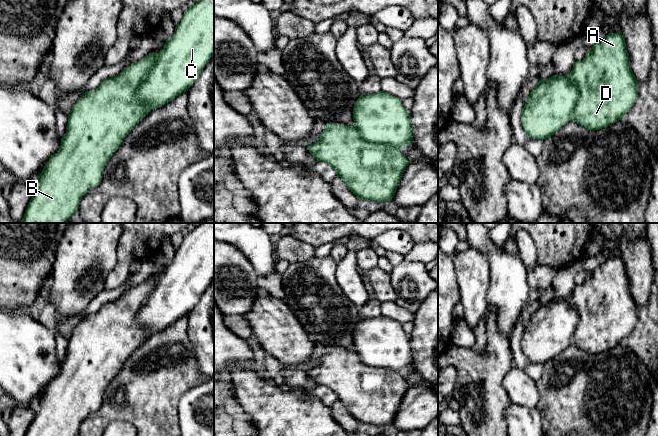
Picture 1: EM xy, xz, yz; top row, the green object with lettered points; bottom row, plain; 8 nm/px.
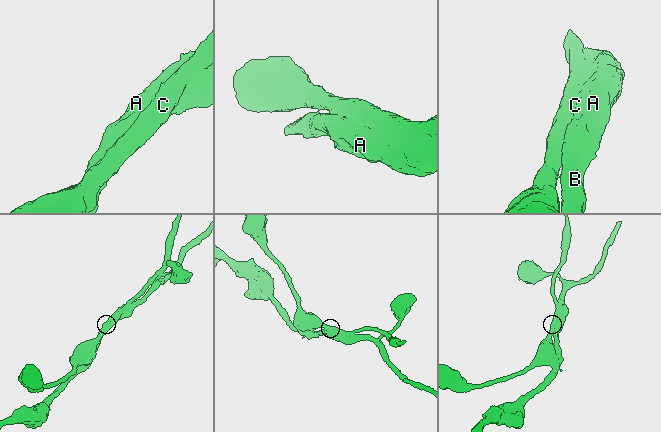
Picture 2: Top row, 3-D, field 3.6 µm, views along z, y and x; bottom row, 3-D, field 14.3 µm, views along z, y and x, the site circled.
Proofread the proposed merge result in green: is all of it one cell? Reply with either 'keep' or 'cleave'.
cleave

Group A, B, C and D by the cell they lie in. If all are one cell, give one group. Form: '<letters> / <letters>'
A B D / C

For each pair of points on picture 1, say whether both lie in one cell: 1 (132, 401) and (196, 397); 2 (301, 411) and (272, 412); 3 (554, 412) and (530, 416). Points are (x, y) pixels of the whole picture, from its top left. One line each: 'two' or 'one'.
1: two
2: one
3: two

